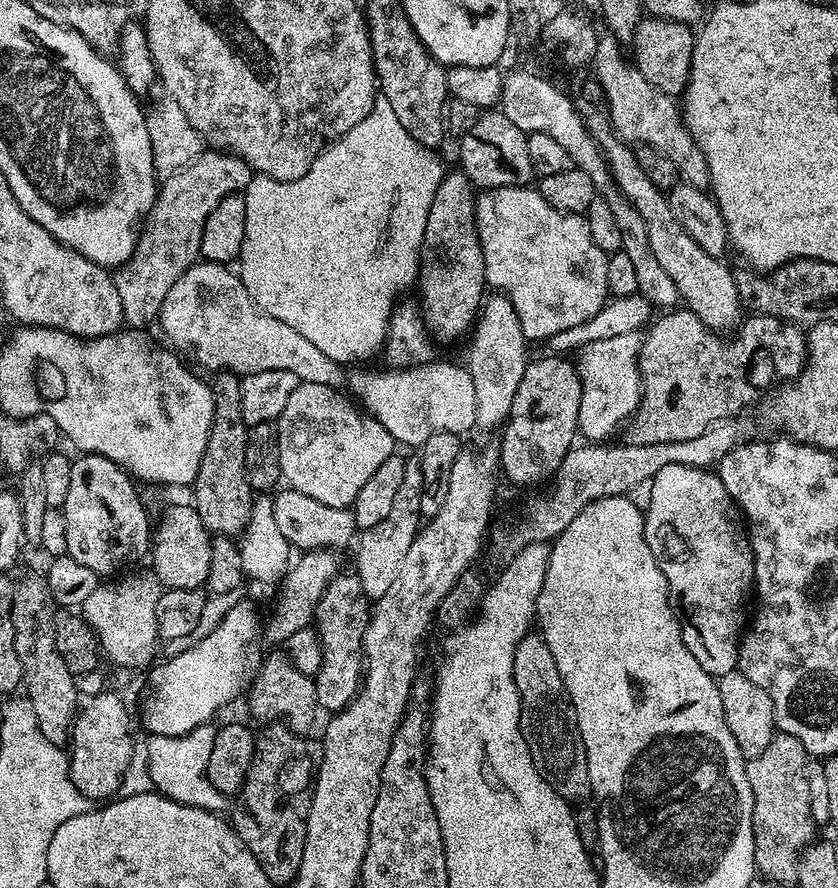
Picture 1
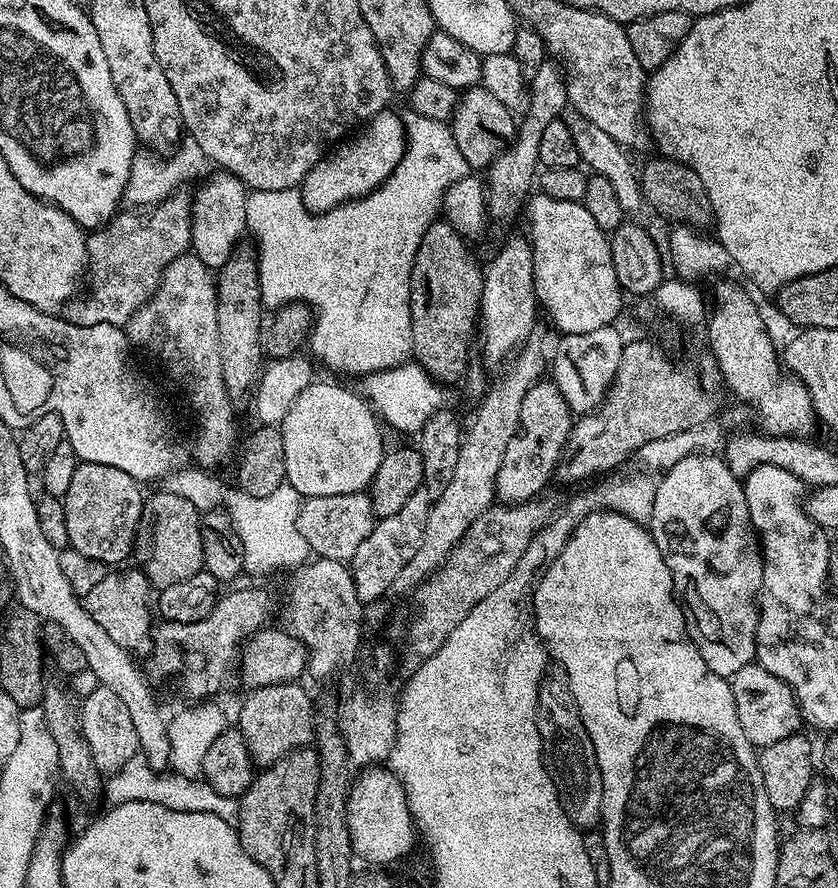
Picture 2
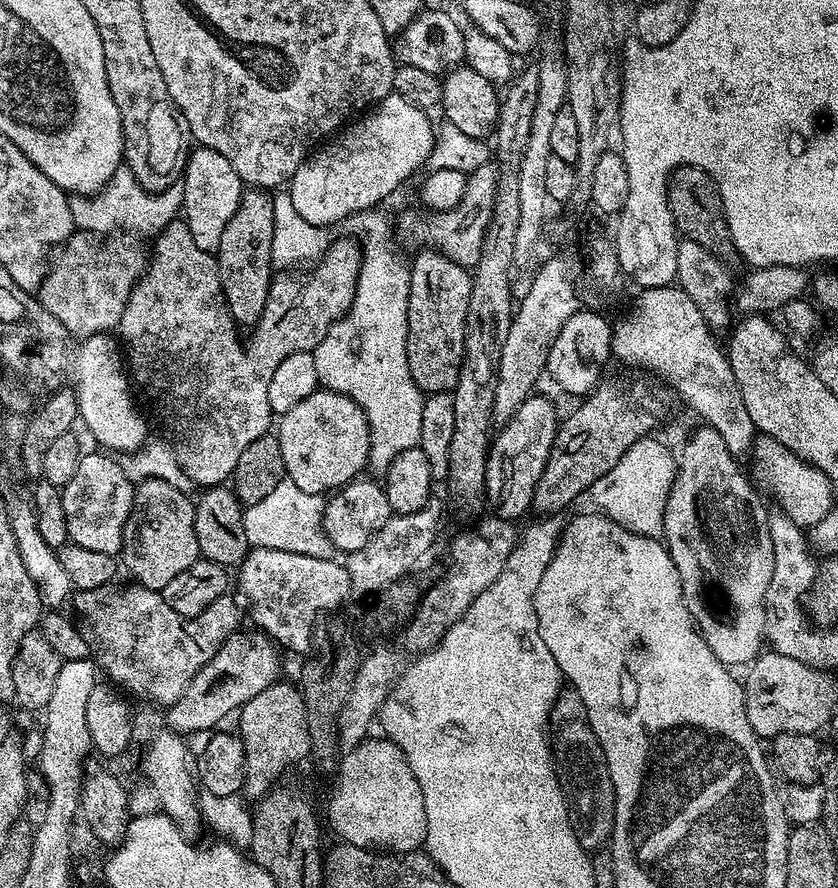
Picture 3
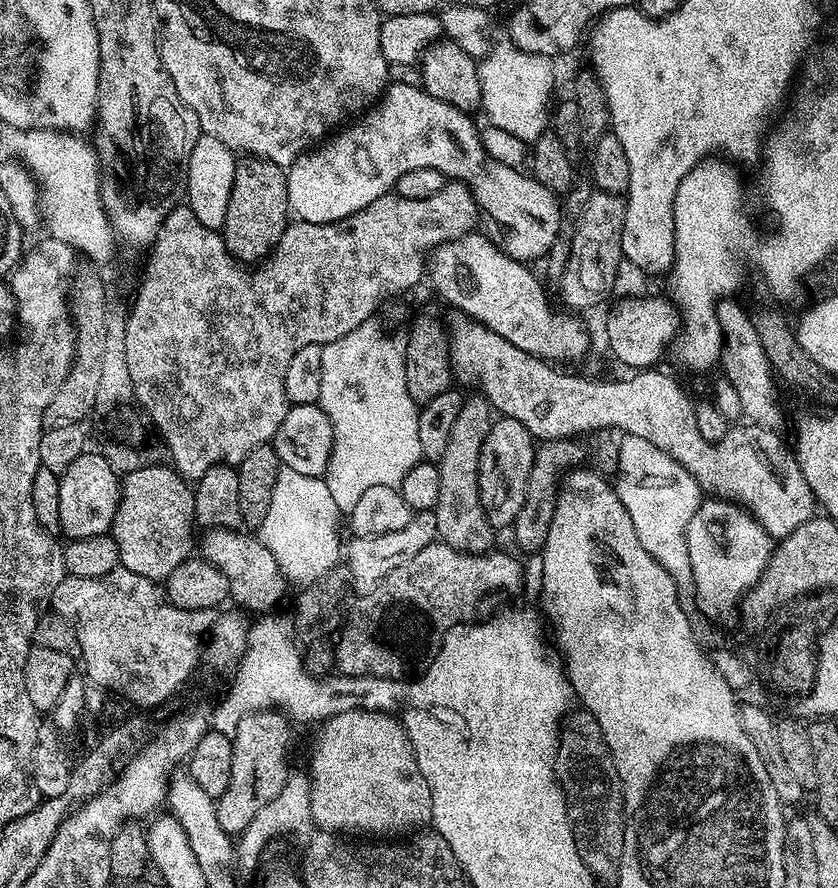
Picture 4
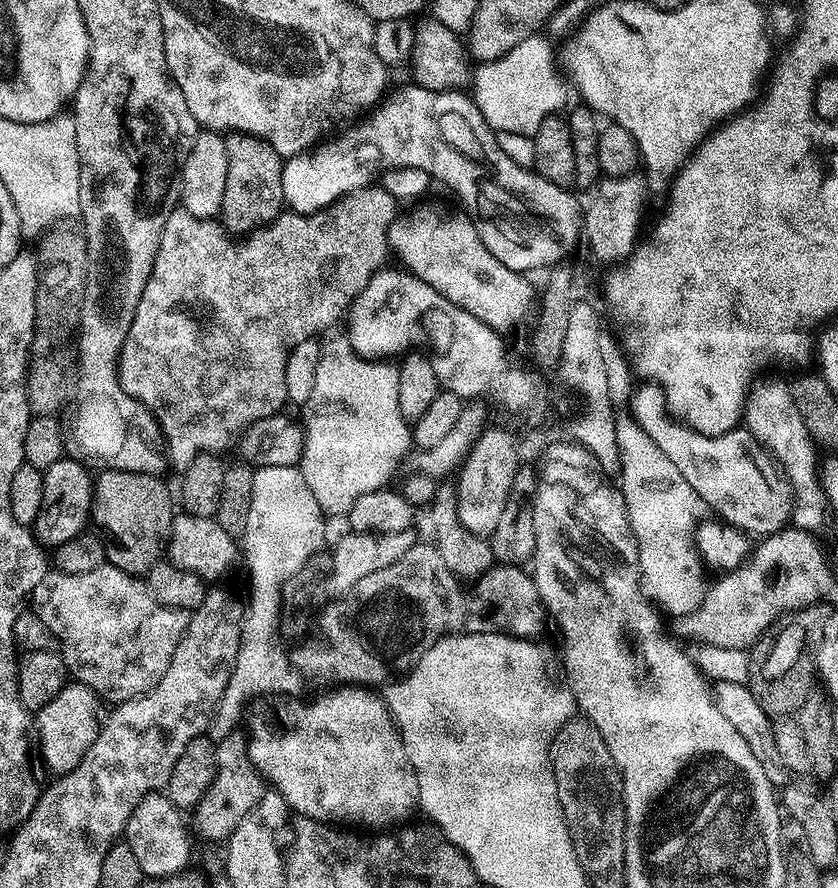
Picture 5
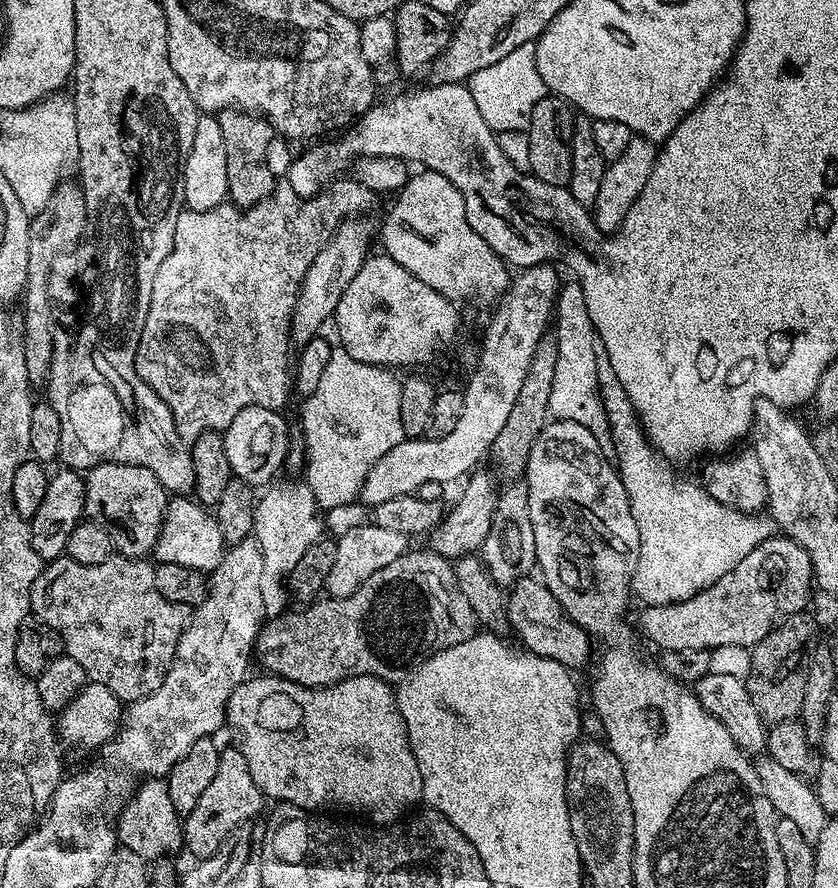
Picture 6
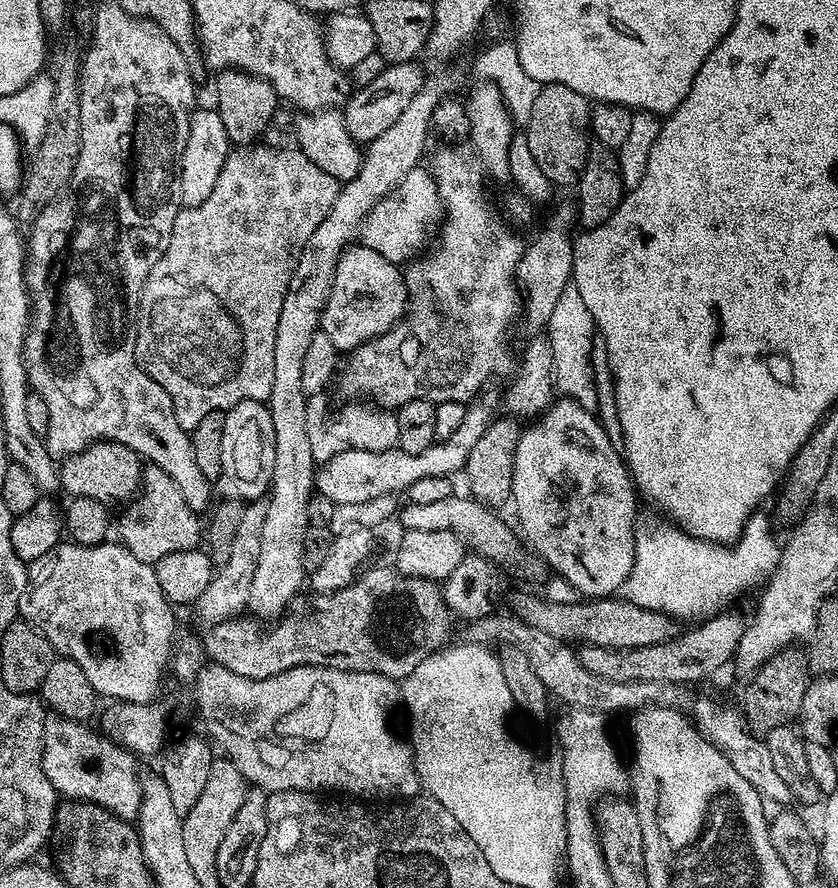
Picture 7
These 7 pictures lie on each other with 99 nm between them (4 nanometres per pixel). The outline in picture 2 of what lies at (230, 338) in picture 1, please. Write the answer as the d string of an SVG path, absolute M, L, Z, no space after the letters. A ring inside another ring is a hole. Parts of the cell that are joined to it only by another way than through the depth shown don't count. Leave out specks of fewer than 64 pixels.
M405 362L382 372L371 372L369 376L363 377L363 395L368 404L372 406L377 417L383 420L385 425L390 424L400 432L419 433L420 427L435 412L445 407L444 392L445 385L435 380L422 365L415 362Z

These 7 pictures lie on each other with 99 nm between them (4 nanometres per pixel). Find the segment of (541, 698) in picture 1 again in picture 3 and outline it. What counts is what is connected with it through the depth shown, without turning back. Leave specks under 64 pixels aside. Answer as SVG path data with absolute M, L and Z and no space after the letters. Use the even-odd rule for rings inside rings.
M571 686L565 687L556 696L552 704L552 713L548 715L551 735L554 737L554 767L560 789L564 791L564 801L568 804L568 816L572 820L572 829L580 844L589 850L600 850L611 841L614 822L614 790L610 782L610 770L606 766L606 754L594 734L584 709L584 703Z

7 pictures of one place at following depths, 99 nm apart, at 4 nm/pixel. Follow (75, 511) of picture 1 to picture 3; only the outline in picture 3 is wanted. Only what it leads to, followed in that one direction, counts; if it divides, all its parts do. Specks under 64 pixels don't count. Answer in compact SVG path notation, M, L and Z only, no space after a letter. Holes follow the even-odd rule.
M85 451L81 455L78 471L62 489L66 530L71 543L86 546L86 550L99 550L102 554L116 556L124 547L124 527L132 513L136 489L115 455L95 451Z

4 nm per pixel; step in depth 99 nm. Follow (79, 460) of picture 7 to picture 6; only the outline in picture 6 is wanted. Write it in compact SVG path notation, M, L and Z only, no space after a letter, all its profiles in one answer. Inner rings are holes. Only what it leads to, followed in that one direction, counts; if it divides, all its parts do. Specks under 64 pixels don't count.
M110 460L97 462L87 469L84 482L87 515L110 534L119 555L144 558L155 549L169 499L170 493L150 470L146 470L146 466Z

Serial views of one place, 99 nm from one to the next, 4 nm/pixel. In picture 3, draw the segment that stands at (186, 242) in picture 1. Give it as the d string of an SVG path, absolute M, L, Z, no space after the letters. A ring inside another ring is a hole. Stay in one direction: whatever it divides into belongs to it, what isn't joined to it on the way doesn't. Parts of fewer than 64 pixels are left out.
M77 230L71 239L59 245L63 252L68 252L68 262L64 266L70 266L70 262L74 264L76 282L68 282L66 308L58 308L56 320L72 336L83 338L96 333L108 334L119 325L126 302L148 266L150 252L144 249L143 243L143 239L132 234L112 234L100 239Z

